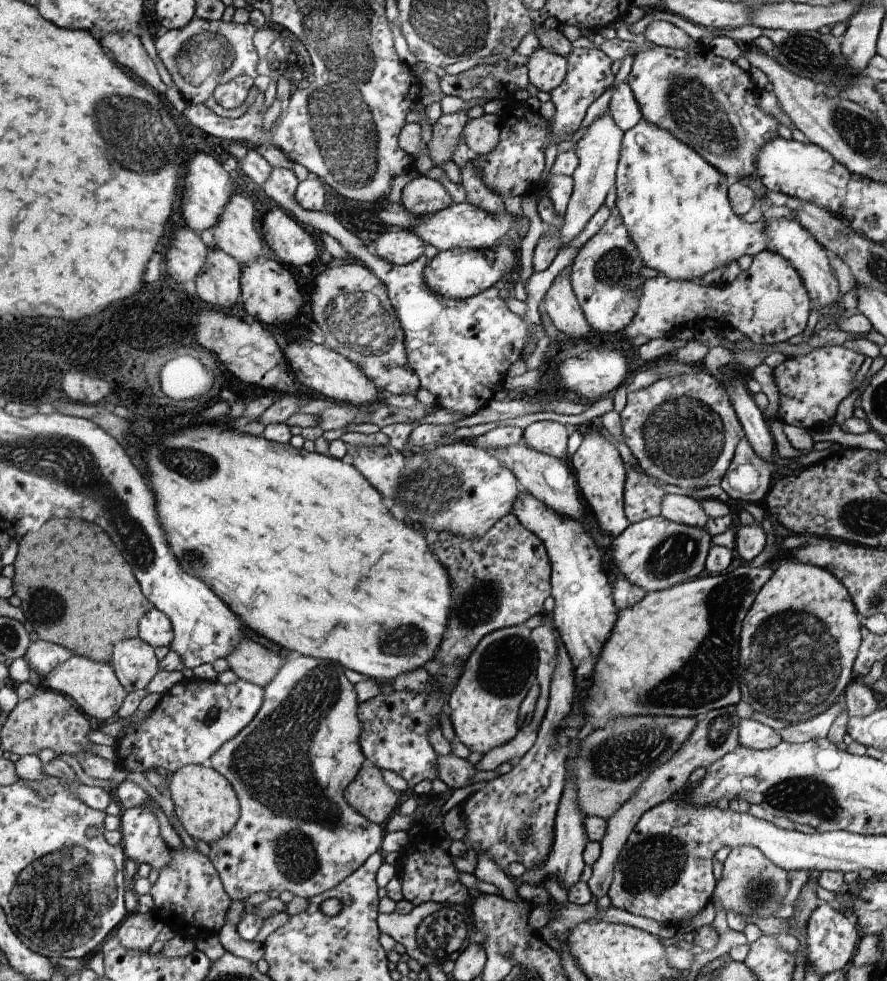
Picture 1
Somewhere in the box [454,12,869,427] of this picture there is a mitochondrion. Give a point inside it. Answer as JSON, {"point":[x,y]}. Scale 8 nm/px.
{"point":[688,104]}

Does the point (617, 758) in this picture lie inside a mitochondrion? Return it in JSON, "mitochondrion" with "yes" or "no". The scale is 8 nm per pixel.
{"mitochondrion":"yes"}

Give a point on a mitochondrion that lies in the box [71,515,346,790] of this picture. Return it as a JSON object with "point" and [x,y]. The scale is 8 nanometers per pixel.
{"point":[199,559]}

